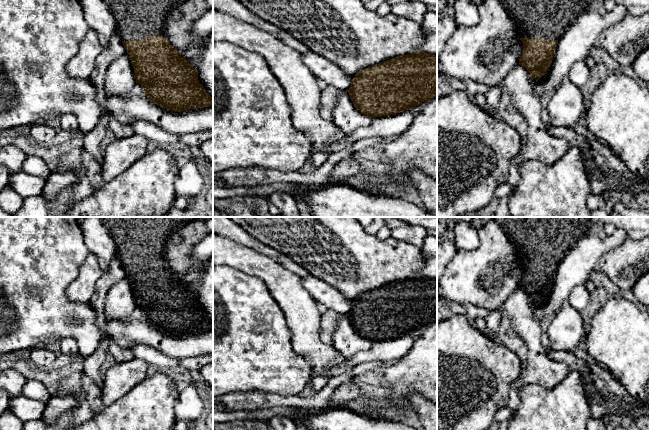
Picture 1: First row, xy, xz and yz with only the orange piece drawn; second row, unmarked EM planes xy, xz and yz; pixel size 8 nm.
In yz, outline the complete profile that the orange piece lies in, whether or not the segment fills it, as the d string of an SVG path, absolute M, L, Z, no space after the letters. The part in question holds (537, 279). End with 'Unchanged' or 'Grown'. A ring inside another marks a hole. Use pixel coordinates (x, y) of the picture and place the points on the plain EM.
M493 217L515 245L523 266L519 288L530 297L531 305L544 300L553 284L558 265L573 246L589 234L590 217Z. Grown

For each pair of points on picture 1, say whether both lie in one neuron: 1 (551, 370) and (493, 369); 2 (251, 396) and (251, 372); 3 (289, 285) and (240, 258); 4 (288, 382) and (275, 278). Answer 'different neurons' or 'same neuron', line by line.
1: different neurons
2: different neurons
3: same neuron
4: different neurons

